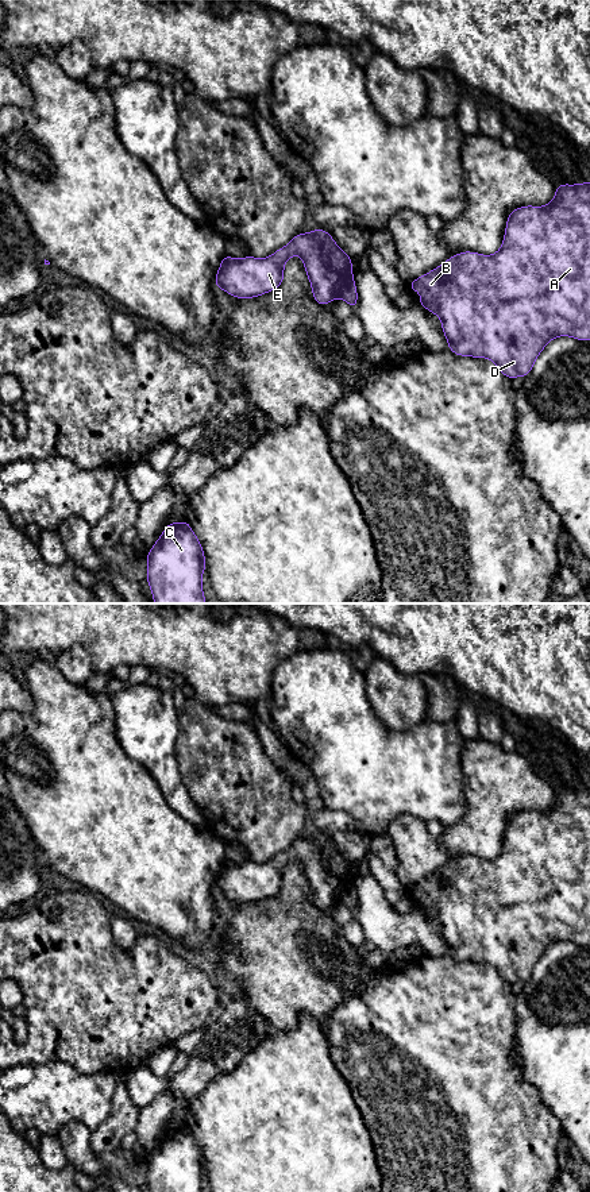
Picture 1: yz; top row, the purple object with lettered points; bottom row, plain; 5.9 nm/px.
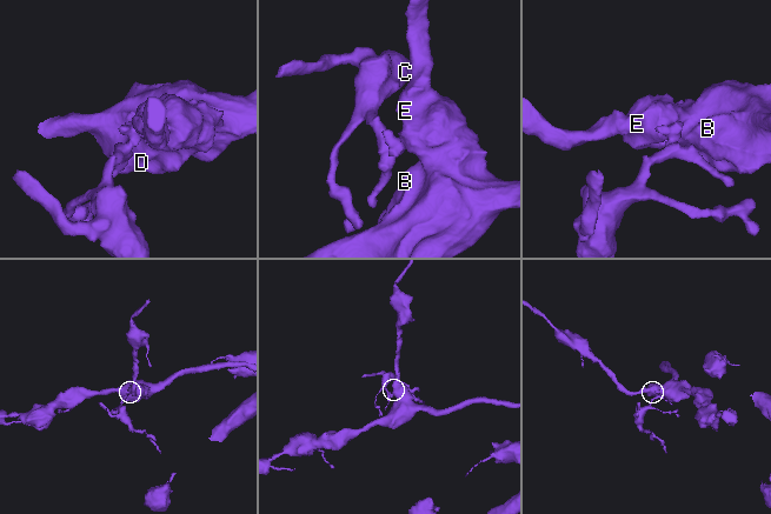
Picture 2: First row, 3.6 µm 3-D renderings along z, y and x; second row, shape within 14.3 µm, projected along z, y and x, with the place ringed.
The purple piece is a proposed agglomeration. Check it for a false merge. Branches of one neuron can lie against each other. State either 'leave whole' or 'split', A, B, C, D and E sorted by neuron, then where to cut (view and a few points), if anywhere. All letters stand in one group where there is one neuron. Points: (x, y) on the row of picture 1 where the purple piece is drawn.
split; A B D E / C; cut in yz along (351, 277), (340, 289), (339, 296)

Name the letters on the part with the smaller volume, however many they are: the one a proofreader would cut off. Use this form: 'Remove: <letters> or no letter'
Remove: C

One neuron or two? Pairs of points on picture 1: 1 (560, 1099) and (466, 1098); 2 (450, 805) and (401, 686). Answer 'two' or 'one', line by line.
1: two
2: two

